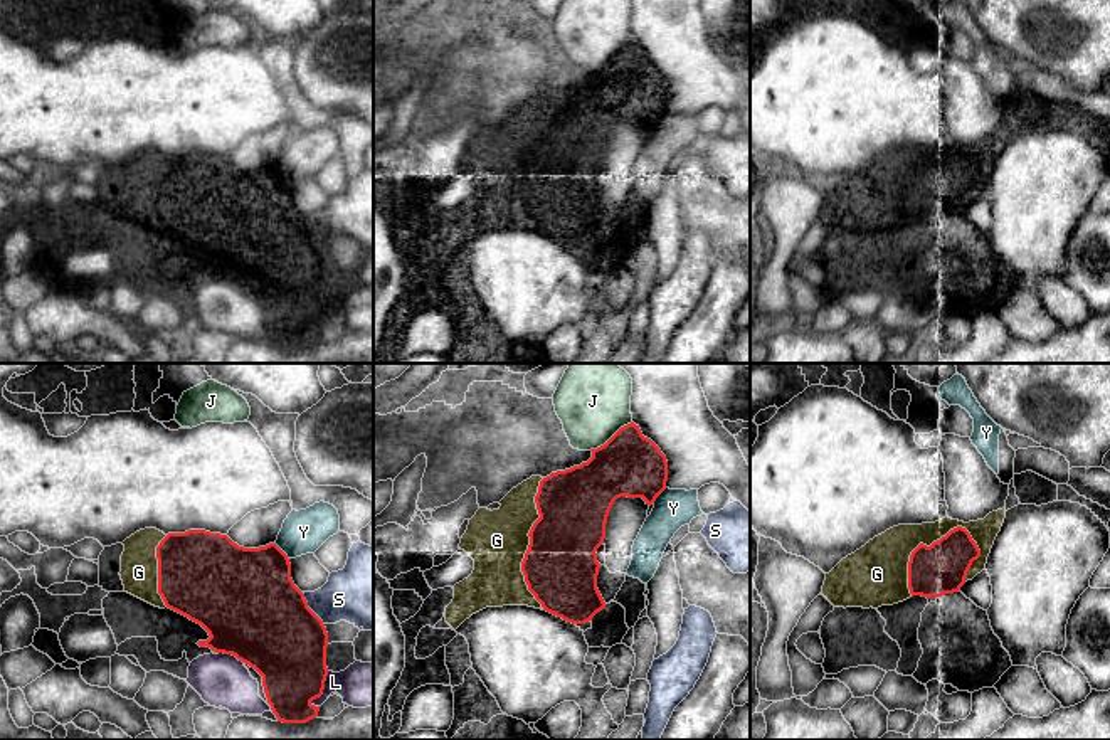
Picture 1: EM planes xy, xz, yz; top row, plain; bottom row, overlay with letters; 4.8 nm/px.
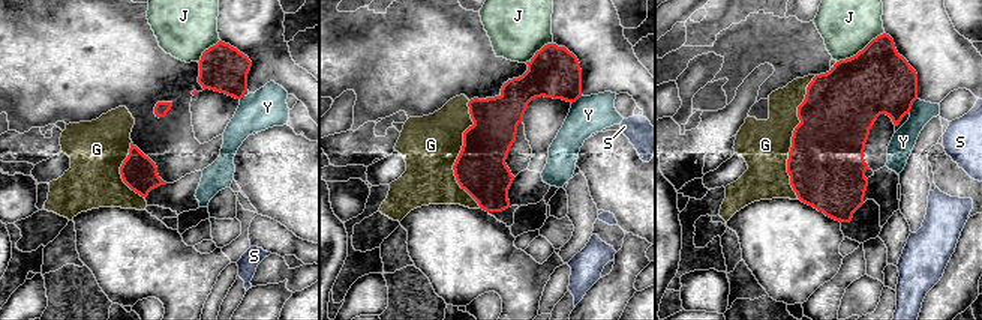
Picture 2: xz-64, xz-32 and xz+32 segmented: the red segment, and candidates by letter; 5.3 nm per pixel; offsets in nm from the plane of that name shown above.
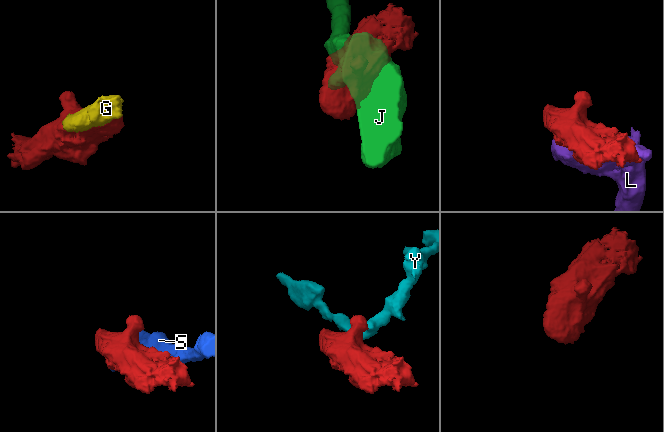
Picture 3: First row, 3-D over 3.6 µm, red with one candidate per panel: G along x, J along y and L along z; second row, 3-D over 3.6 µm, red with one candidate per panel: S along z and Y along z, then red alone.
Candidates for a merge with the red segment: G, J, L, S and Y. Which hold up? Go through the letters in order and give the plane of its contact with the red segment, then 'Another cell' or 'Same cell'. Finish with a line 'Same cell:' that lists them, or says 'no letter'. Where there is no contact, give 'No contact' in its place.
G: Touches red in yz. Same cell
J: Touches red in xz. Another cell
L: Touches red in xy. Another cell
S: Touches red in xy. Another cell
Y: Touches red in xy. Another cell
Same cell: G

